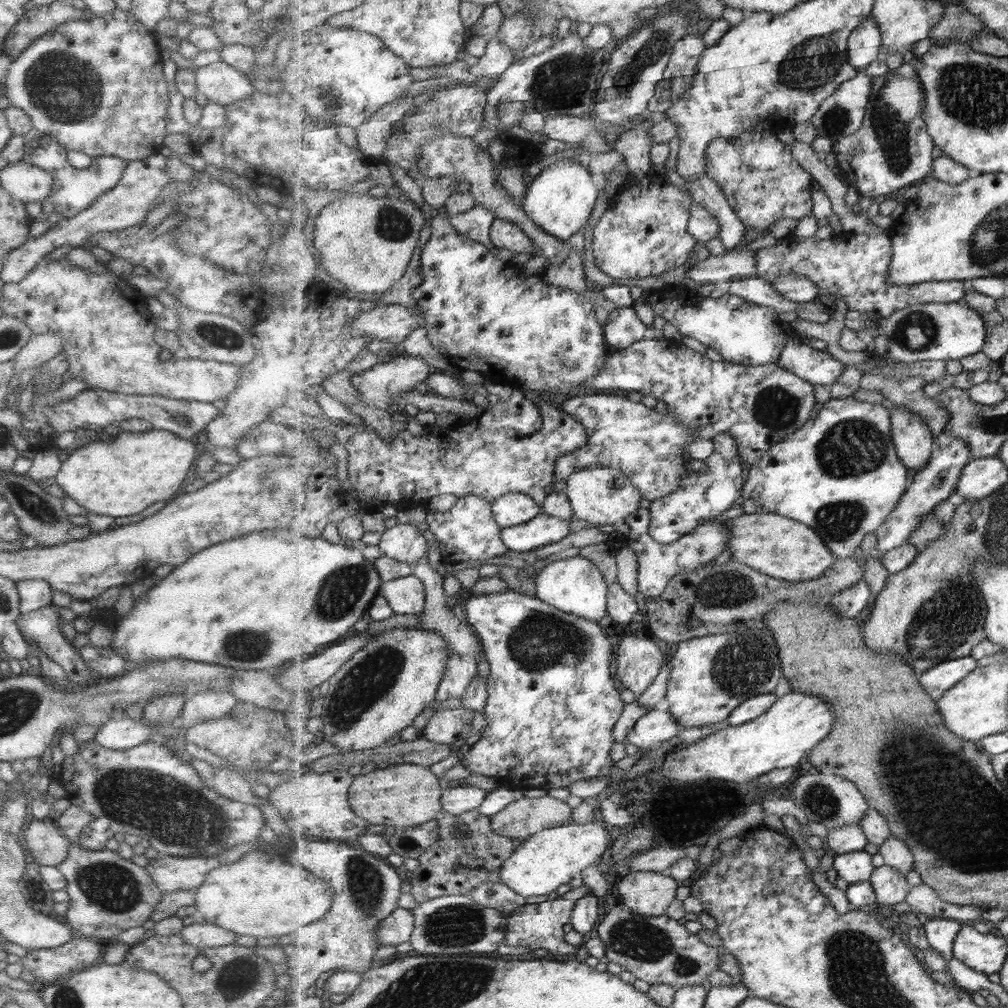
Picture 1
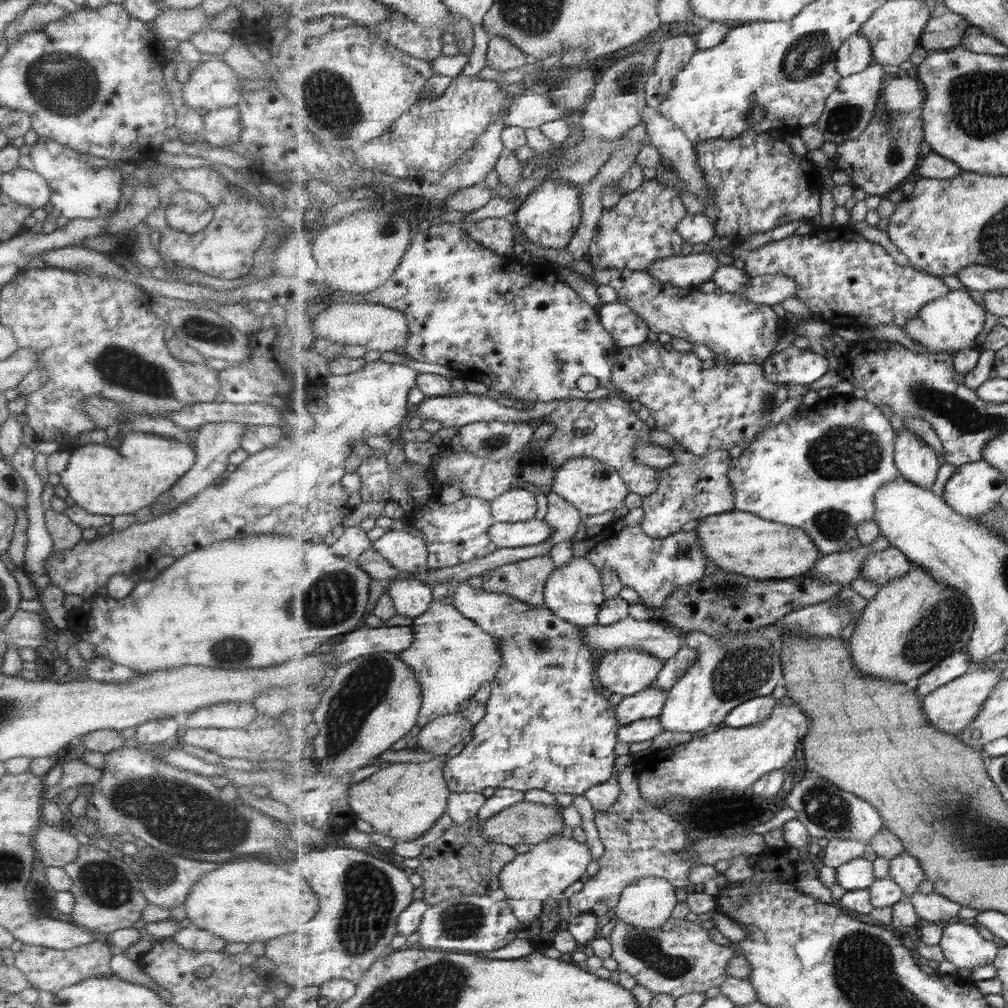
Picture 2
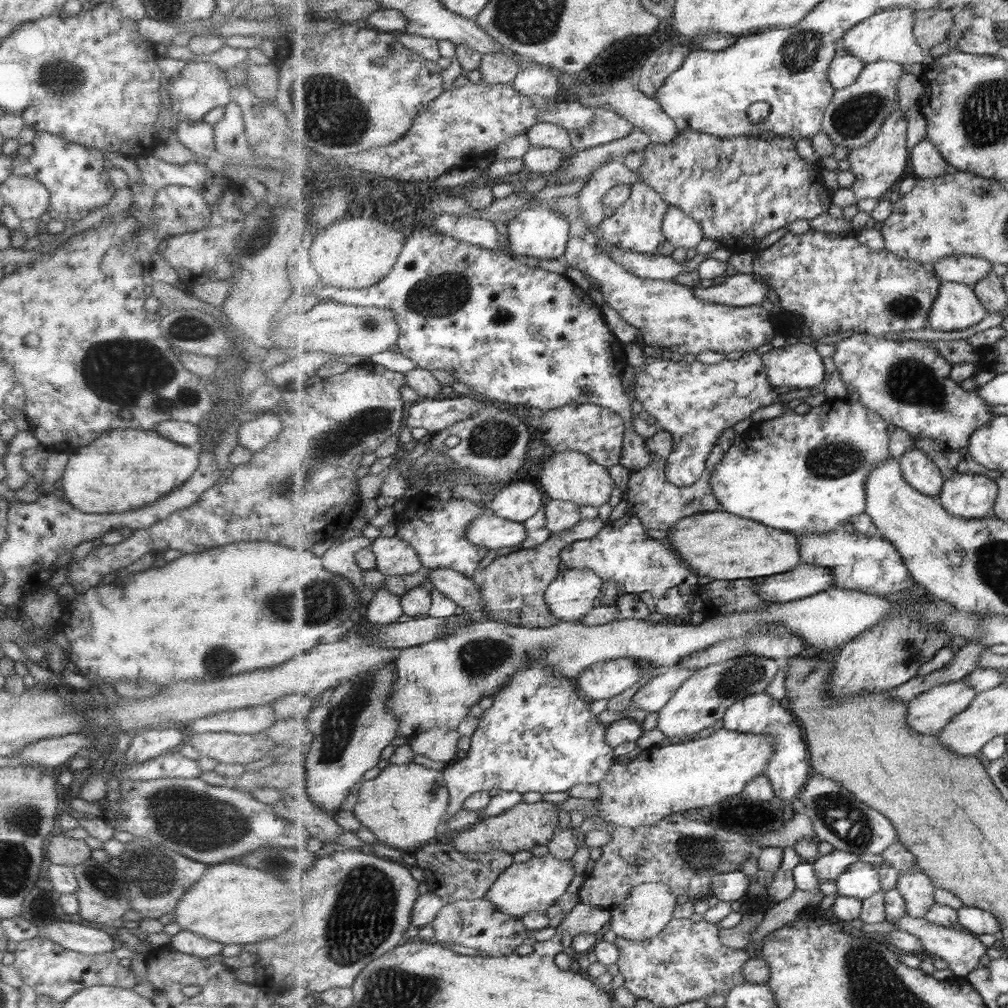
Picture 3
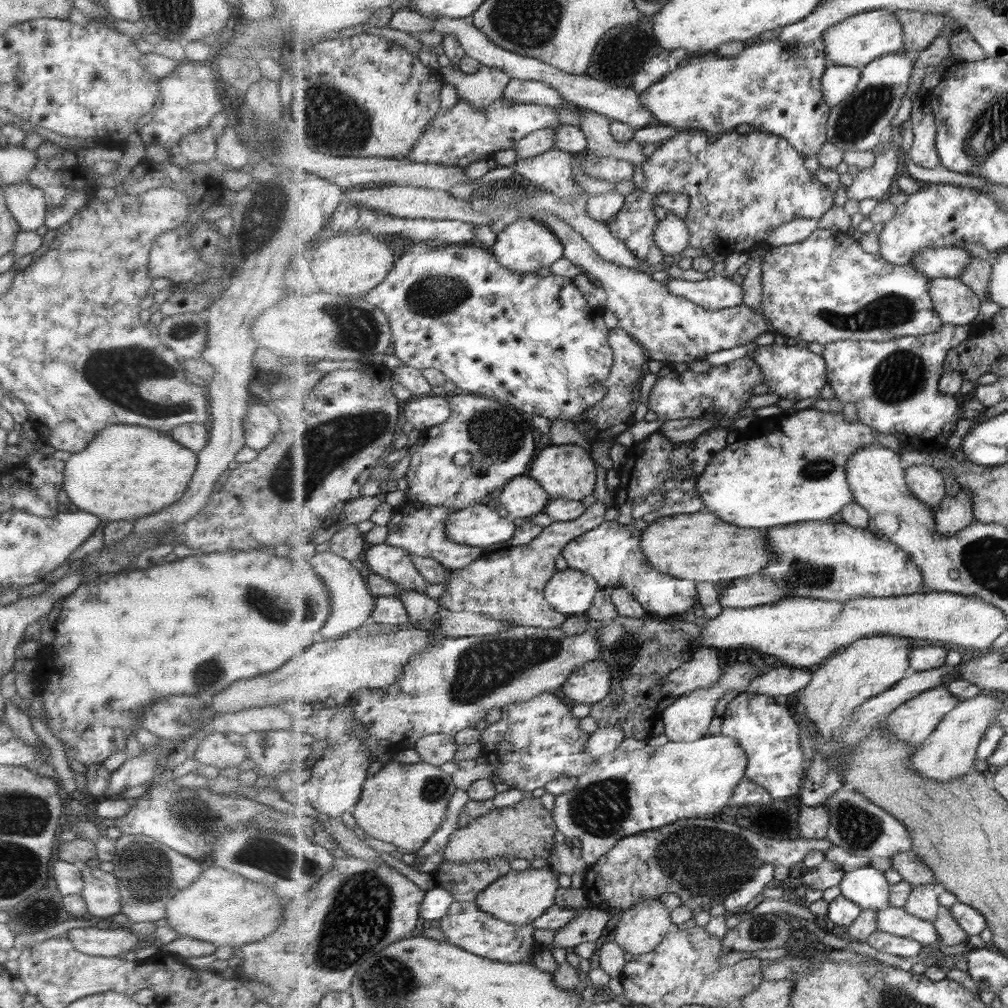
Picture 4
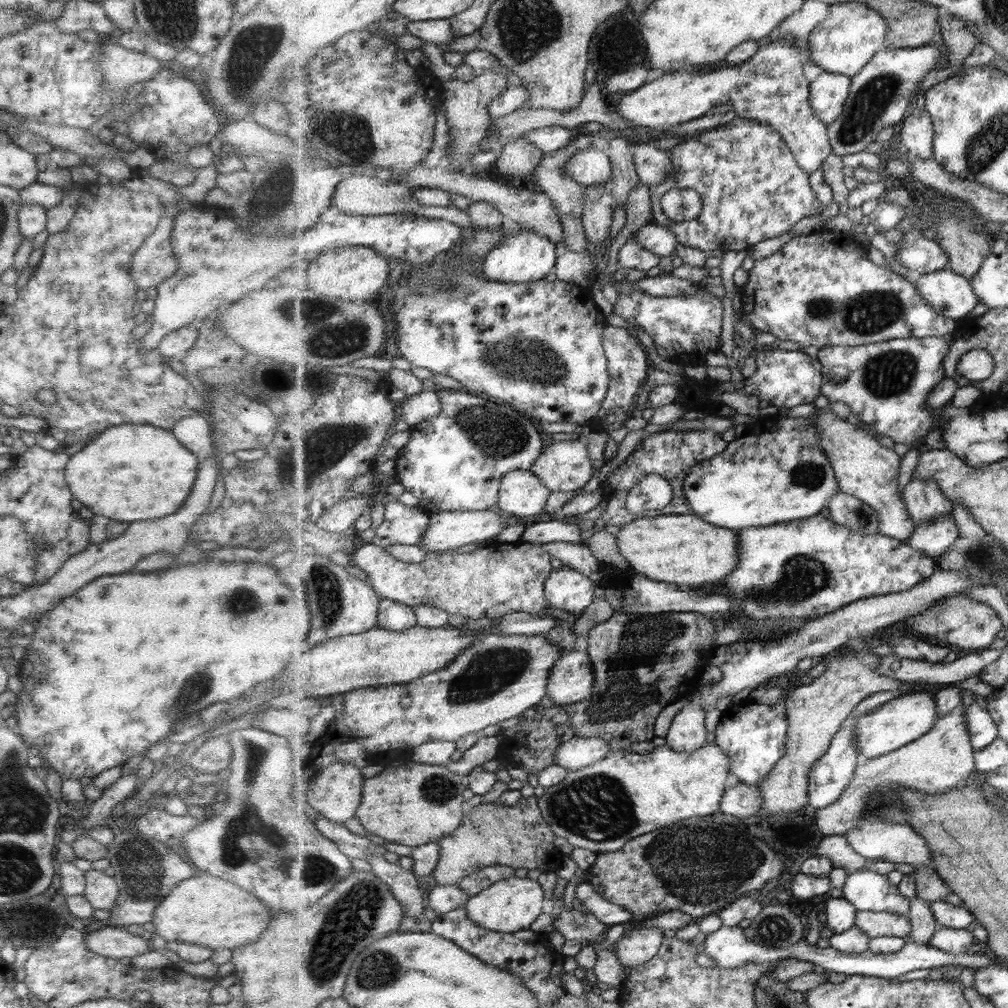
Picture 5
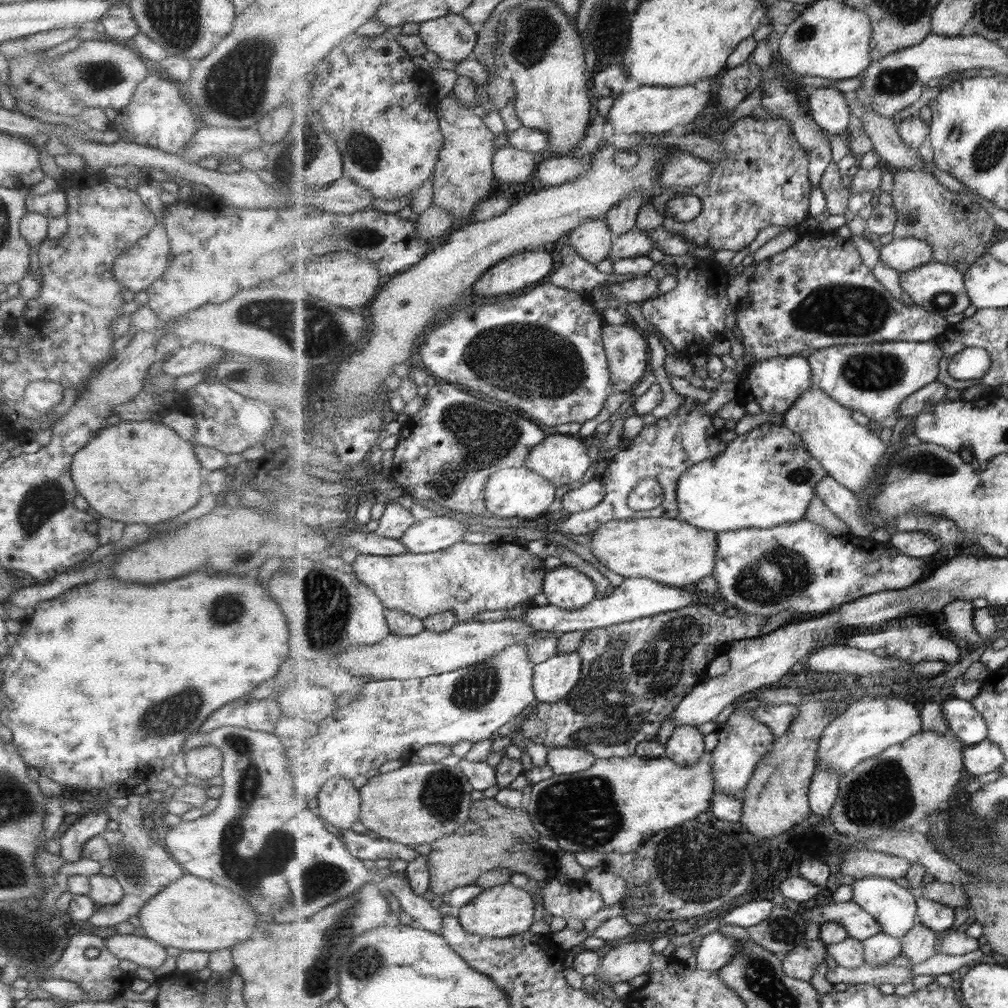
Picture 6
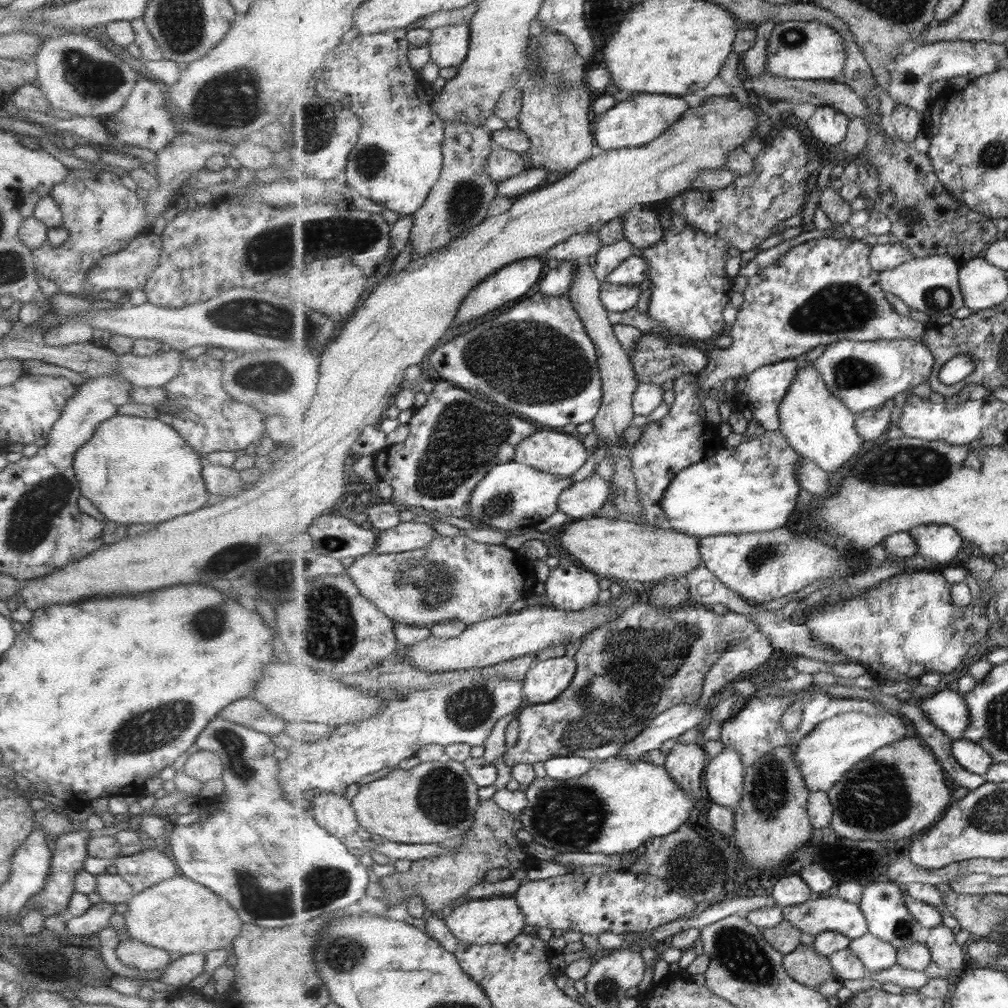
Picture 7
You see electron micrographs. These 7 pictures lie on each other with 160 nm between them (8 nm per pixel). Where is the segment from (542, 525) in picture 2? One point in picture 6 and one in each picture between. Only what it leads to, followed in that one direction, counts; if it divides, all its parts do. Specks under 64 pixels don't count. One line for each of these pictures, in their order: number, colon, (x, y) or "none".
3: (493, 532)
4: (479, 525)
5: (448, 530)
6: (433, 534)

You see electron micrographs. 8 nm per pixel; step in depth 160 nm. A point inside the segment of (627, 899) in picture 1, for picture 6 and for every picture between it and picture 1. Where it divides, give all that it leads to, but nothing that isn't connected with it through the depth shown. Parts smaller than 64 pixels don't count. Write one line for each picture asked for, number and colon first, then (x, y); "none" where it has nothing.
2: (650, 902)
3: (649, 908)
4: (641, 929)
5: (644, 943)
6: (622, 963)

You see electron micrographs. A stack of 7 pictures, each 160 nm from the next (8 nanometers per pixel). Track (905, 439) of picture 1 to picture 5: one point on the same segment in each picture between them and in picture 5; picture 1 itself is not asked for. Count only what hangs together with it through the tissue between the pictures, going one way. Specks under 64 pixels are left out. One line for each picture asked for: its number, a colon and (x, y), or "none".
2: (916, 461)
3: (922, 472)
4: (928, 484)
5: (925, 501)

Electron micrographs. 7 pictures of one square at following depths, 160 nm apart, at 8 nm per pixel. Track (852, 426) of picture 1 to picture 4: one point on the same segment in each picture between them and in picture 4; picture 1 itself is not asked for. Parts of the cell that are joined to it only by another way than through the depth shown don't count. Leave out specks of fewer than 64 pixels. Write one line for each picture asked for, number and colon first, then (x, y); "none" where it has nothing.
2: (820, 472)
3: (811, 478)
4: (797, 472)

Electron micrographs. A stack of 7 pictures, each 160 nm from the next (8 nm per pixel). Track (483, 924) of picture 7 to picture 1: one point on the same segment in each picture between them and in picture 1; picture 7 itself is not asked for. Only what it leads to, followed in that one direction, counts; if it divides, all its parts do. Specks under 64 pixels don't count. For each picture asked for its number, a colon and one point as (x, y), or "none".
1: (554, 856)
2: (546, 870)
3: (536, 884)
4: (520, 897)
5: (511, 905)
6: (502, 911)

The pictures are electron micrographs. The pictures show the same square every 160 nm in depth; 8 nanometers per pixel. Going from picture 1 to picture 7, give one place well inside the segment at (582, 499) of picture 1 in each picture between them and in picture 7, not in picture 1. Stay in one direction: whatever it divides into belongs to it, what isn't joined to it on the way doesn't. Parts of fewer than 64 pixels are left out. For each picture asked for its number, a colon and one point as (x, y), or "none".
2: (594, 487)
3: (571, 476)
4: (567, 471)
5: (565, 466)
6: (563, 459)
7: (559, 453)

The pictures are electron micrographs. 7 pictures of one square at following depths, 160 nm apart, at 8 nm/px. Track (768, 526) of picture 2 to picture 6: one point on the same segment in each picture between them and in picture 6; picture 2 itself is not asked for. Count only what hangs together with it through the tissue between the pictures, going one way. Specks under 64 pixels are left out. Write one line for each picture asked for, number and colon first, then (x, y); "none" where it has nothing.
3: (717, 544)
4: (699, 547)
5: (685, 550)
6: (672, 551)

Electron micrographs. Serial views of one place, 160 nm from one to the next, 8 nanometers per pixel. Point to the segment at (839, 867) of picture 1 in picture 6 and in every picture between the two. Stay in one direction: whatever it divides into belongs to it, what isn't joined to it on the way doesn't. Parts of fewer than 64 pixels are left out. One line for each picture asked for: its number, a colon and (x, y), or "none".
2: (858, 874)
3: (862, 880)
4: (867, 886)
5: (869, 891)
6: (895, 907)

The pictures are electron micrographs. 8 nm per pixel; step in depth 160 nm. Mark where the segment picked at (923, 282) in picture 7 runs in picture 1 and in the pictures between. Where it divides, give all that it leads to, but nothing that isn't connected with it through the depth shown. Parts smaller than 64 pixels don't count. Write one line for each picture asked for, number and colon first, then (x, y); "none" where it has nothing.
1: (934, 331)
2: (951, 323)
3: (957, 307)
4: (957, 304)
5: (951, 294)
6: (940, 288)

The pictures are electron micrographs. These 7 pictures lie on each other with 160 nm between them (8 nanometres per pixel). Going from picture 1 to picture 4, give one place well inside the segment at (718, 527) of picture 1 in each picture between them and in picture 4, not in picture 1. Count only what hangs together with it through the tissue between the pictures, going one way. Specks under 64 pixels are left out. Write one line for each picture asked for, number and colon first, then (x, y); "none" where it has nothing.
2: (655, 568)
3: (622, 552)
4: (612, 553)

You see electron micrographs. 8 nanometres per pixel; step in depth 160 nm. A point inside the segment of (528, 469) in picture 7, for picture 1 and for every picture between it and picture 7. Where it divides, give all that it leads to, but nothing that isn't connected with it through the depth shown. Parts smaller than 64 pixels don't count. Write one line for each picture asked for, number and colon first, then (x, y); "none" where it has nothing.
1: (514, 509)
2: (516, 505)
3: (520, 500)
4: (523, 497)
5: (522, 493)
6: (513, 492)

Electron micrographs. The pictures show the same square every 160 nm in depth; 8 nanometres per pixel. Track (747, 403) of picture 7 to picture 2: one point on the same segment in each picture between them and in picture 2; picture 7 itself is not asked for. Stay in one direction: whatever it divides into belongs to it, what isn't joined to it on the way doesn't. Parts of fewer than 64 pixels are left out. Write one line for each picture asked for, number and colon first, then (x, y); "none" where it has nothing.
2: (793, 365)
3: (797, 366)
4: (790, 372)
5: (785, 378)
6: (776, 384)

